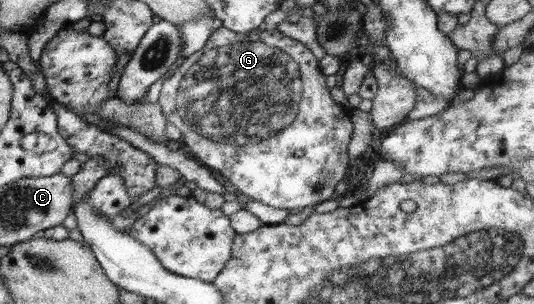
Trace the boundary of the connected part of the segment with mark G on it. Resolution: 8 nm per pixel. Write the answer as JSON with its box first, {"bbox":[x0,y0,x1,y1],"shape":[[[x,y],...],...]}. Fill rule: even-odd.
{"bbox":[159,27,353,209],"shape":[[[220,27],[210,35],[208,45],[210,43],[216,45],[218,49],[210,49],[200,59],[187,58],[180,62],[162,84],[159,103],[167,122],[172,123],[182,133],[180,143],[183,150],[210,170],[219,170],[234,185],[242,199],[260,200],[260,202],[276,209],[302,209],[308,205],[317,205],[334,198],[336,184],[344,179],[350,166],[350,157],[347,151],[353,135],[353,124],[350,120],[351,109],[348,106],[342,107],[334,101],[330,89],[326,86],[326,76],[320,70],[318,59],[314,57],[310,49],[272,28],[264,32],[254,30],[239,34]]]}

